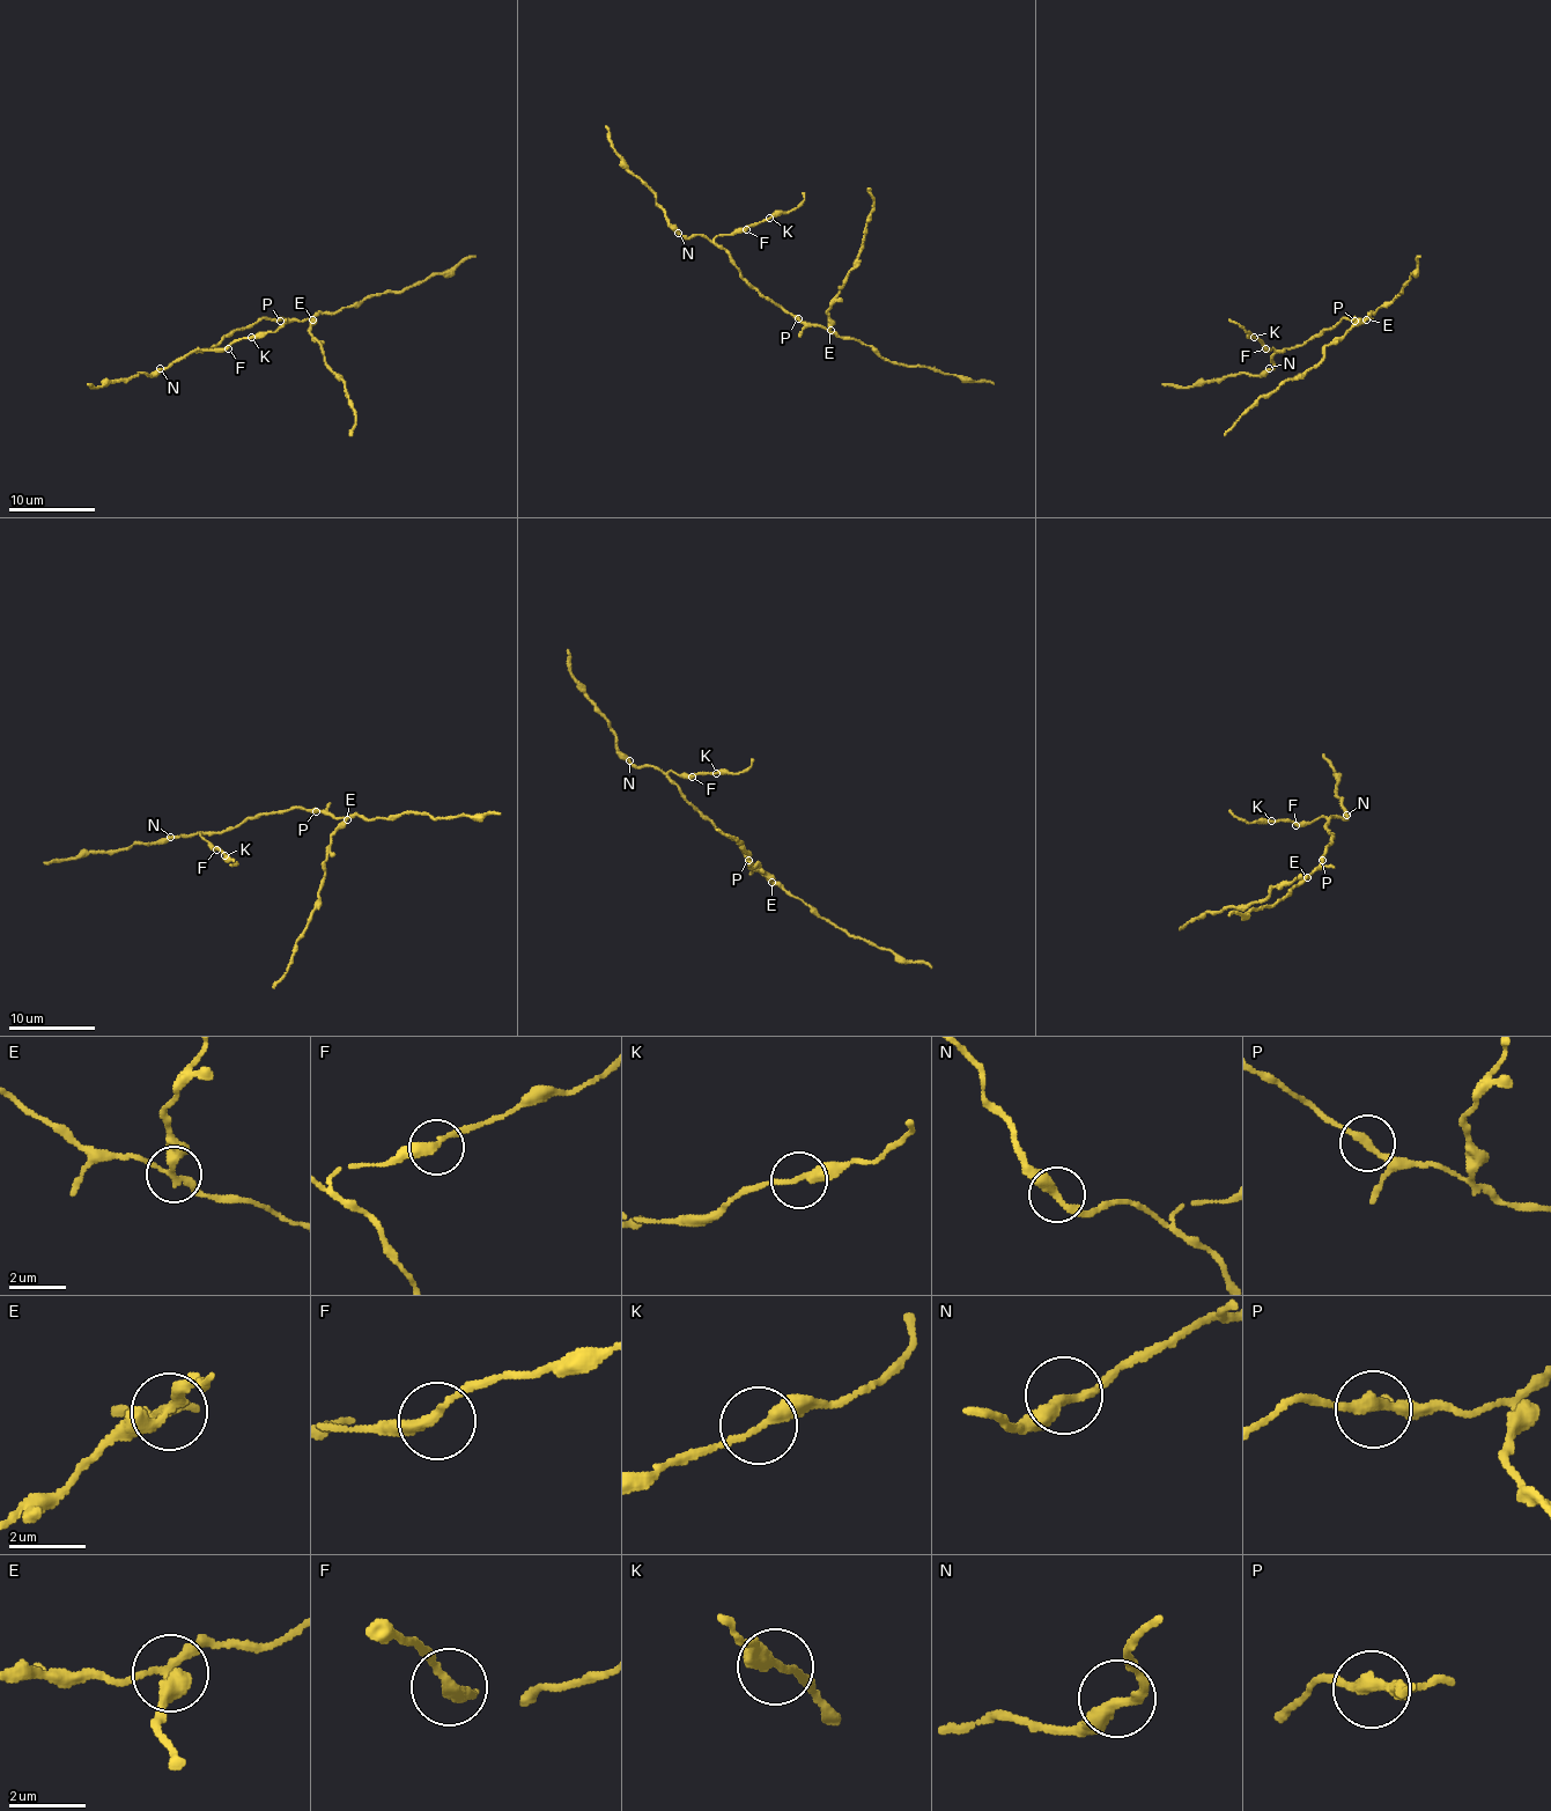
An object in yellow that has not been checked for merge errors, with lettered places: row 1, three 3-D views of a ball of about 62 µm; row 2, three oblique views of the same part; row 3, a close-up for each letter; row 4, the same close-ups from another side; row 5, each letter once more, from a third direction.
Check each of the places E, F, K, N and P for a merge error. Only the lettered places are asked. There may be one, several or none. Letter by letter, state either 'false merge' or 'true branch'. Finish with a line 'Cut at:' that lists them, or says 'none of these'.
E: false merge
F: true branch
K: true branch
N: true branch
P: true branch
Cut at: E

